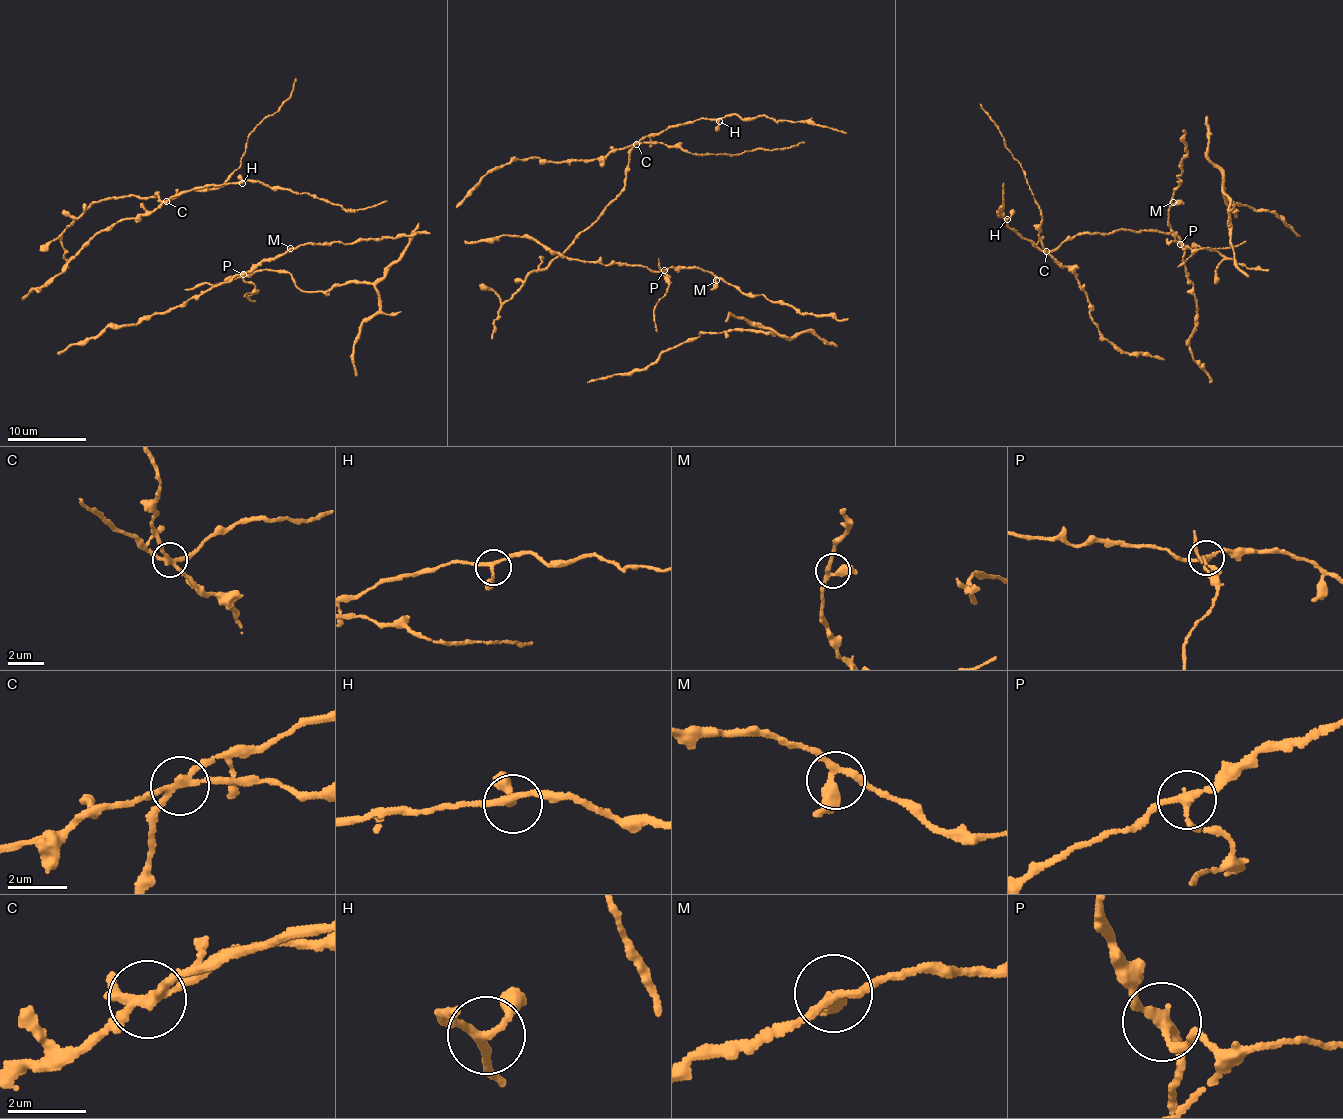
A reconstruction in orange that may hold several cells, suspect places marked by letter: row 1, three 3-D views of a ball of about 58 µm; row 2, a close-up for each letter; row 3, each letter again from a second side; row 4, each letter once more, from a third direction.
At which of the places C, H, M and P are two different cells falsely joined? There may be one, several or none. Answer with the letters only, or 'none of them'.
C, P

